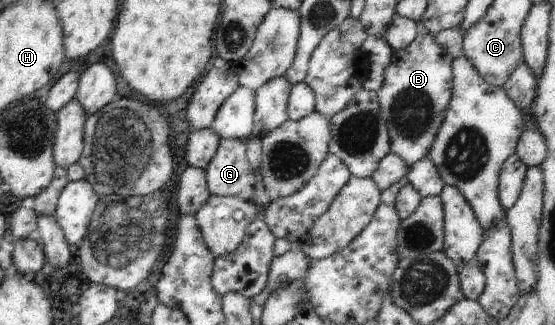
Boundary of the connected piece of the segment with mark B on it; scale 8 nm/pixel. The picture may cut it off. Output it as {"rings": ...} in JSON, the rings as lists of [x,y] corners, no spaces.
{"rings":[[[419,33],[407,46],[392,52],[391,63],[385,70],[381,87],[377,90],[381,115],[387,122],[390,153],[399,156],[410,168],[428,156],[437,132],[443,123],[444,111],[452,96],[452,61],[454,59],[427,33]]]}

